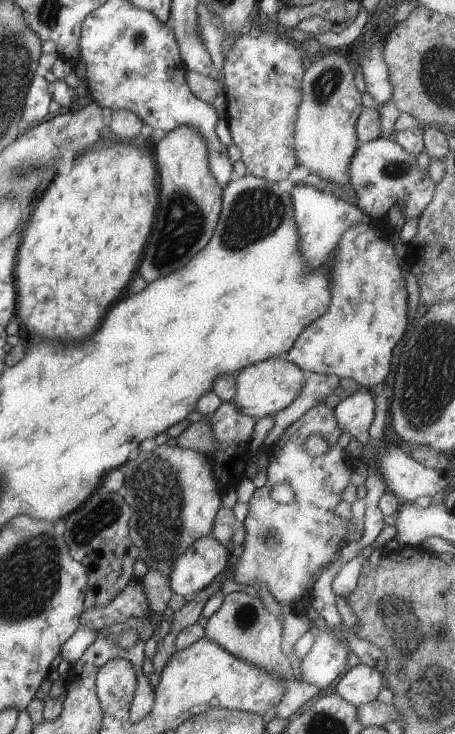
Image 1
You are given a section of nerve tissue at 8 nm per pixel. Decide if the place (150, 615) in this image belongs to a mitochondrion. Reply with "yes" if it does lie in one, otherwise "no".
no

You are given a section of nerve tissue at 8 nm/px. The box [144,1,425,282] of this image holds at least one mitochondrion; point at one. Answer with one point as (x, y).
(256, 212)

